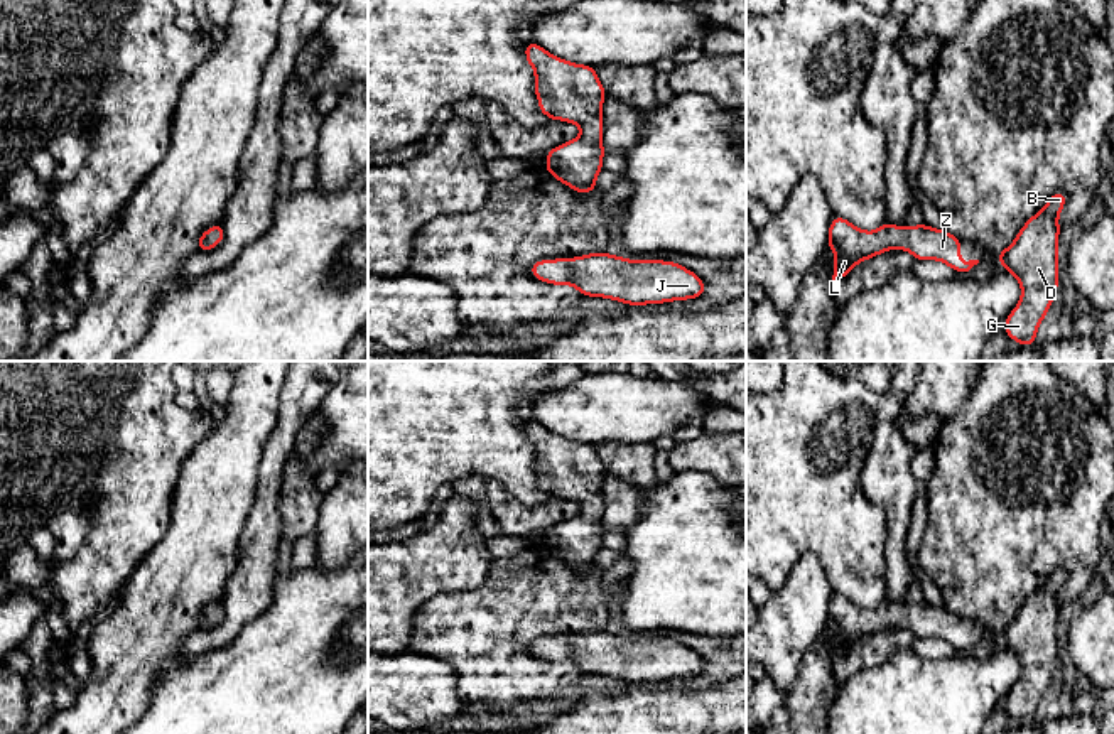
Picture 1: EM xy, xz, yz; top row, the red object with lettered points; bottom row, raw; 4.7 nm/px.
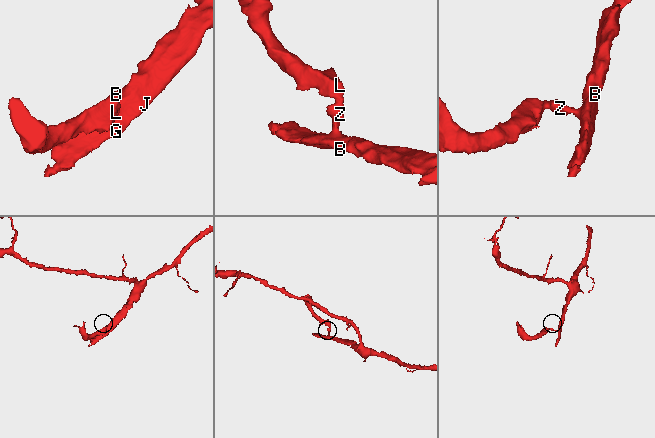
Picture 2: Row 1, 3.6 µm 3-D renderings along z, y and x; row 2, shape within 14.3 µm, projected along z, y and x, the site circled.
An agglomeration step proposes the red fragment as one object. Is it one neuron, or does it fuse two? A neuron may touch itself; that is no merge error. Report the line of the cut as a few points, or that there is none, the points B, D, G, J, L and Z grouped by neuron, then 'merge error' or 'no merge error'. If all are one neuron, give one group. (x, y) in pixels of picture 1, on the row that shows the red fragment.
cut none; groups B D G J L Z; no merge error

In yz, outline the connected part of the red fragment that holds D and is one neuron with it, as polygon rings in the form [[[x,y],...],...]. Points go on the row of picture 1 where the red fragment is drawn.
[[[1058,191],[1030,218],[1014,241],[998,253],[998,262],[1021,285],[1021,299],[1004,321],[1009,339],[1021,346],[1035,344],[1040,322],[1050,310],[1058,289],[1058,214],[1067,196]]]

